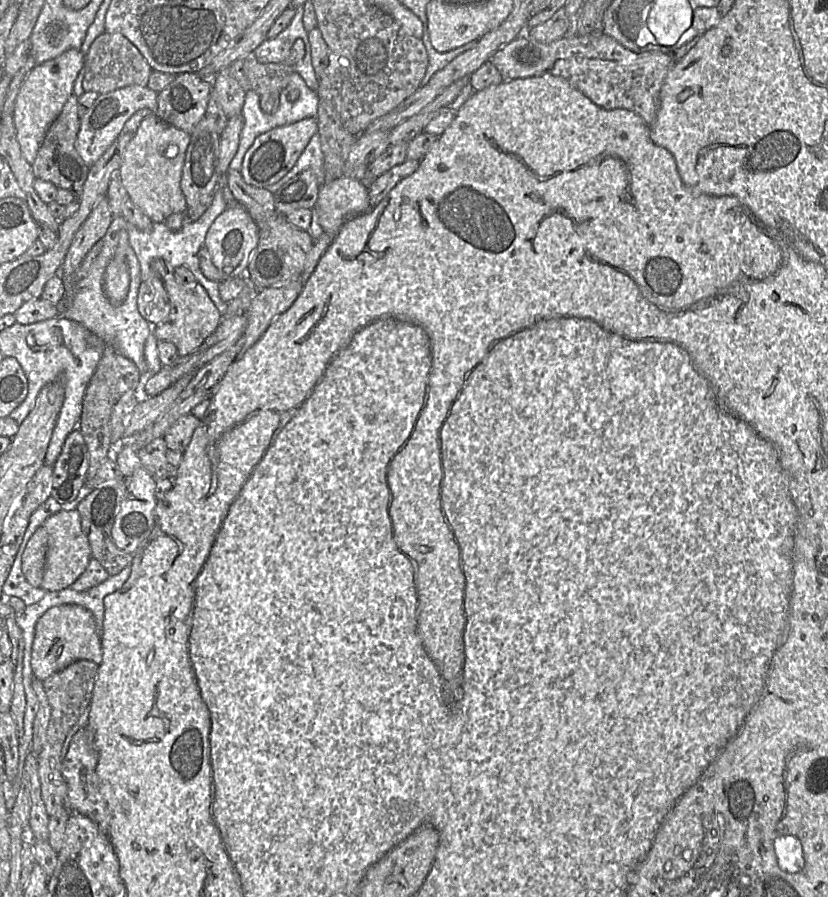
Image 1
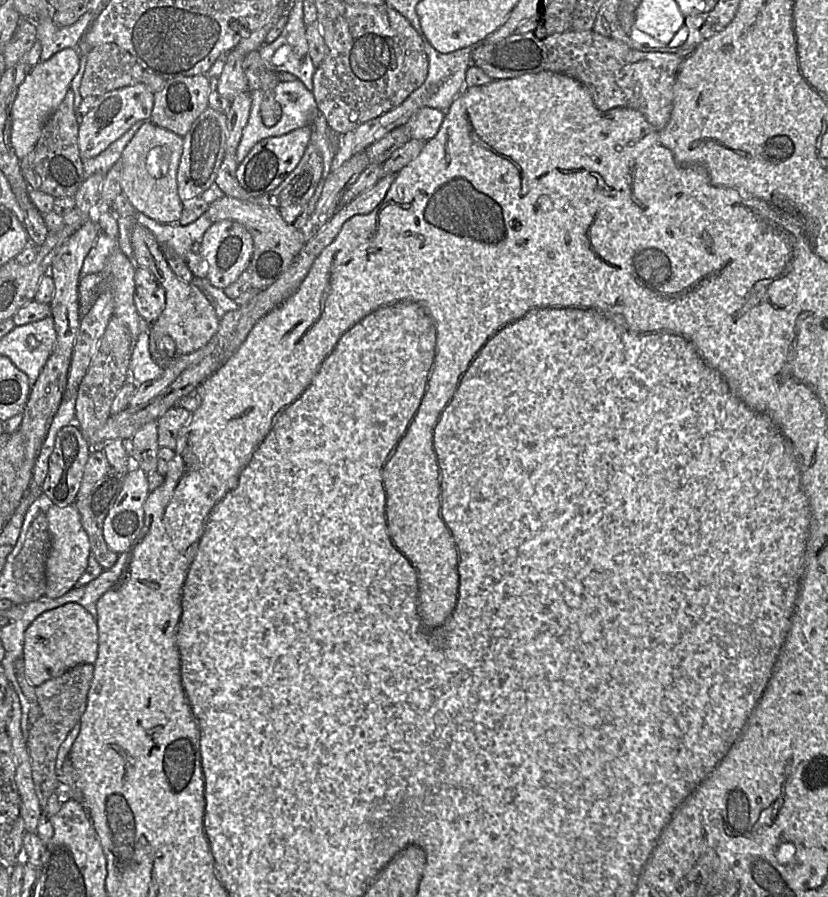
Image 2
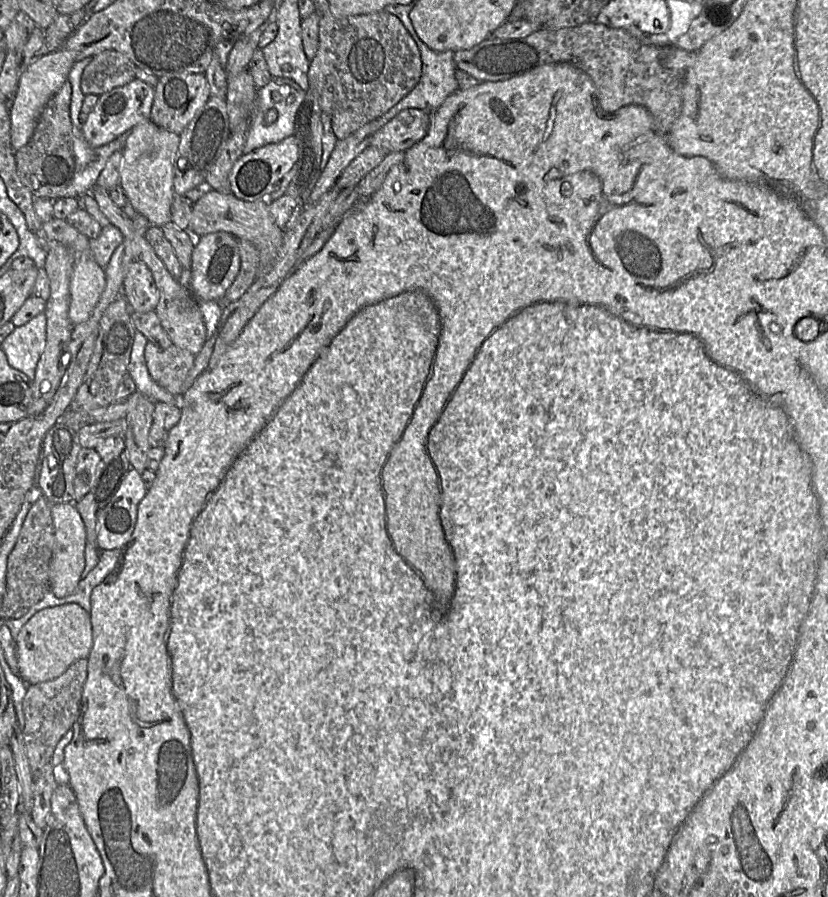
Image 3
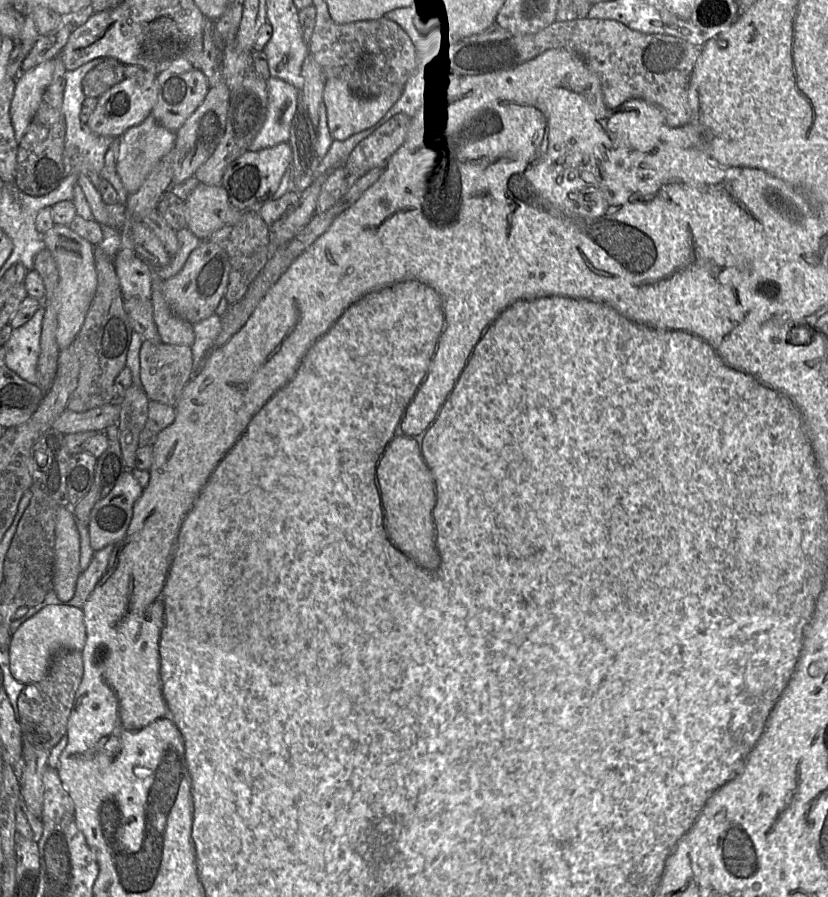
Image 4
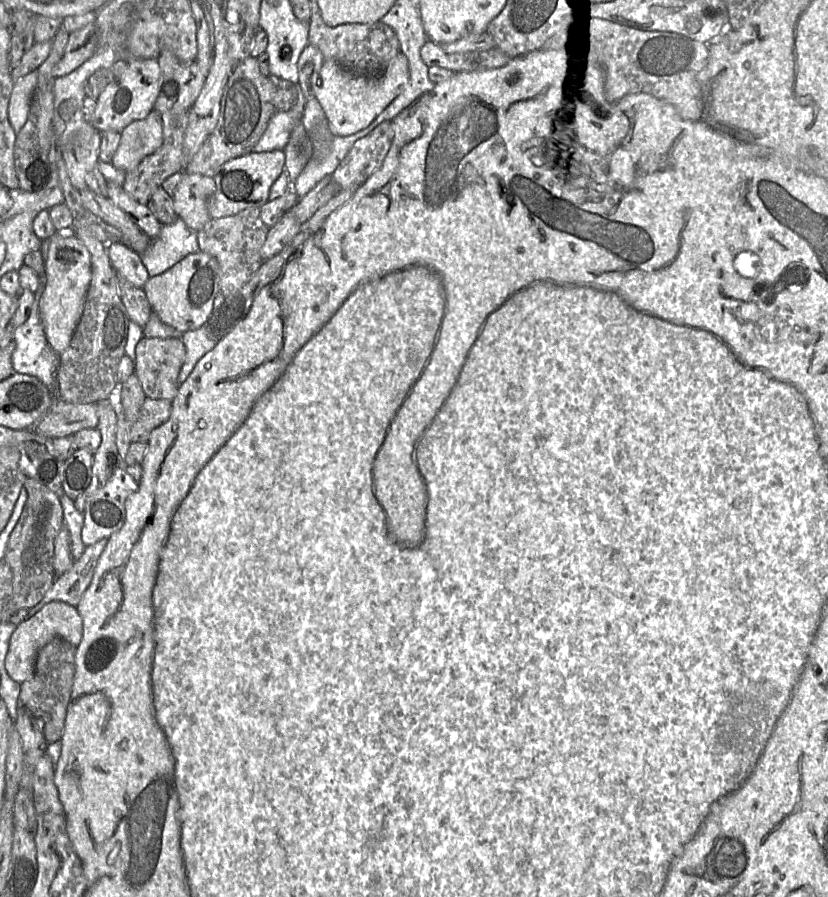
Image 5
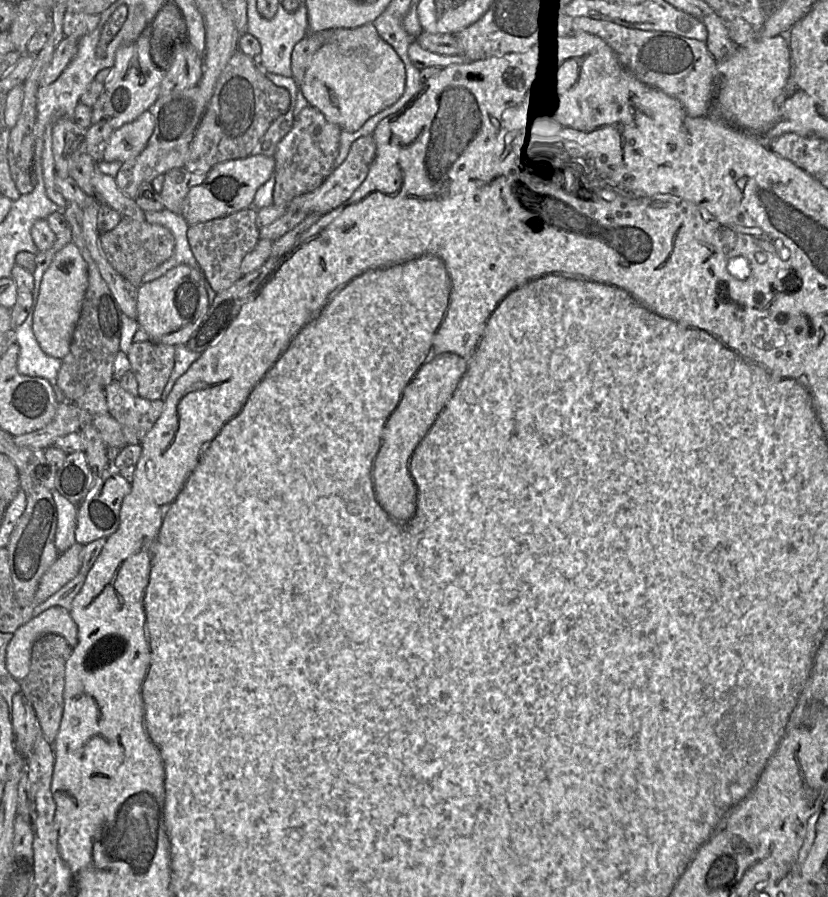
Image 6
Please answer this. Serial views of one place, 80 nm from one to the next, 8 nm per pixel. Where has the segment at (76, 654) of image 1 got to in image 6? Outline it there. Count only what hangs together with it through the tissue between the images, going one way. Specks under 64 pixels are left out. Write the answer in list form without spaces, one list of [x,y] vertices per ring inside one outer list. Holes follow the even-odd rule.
[[[50,607],[16,630],[6,651],[6,668],[14,679],[21,682],[28,675],[33,644],[47,634],[61,635],[71,647],[76,646],[78,627],[69,610]]]

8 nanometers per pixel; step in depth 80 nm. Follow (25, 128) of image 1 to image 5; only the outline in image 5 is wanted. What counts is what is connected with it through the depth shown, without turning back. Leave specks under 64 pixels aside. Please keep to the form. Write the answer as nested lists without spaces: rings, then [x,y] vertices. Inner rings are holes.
[[[35,70],[15,81],[7,109],[8,120],[15,133],[18,133],[27,121],[37,79]]]

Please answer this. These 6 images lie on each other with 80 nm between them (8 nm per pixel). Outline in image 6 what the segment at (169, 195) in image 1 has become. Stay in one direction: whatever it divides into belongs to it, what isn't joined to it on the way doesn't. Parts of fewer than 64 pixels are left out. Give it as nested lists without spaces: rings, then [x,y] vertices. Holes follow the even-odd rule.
[[[151,110],[115,129],[104,152],[105,161],[125,162],[138,156],[146,147],[155,126]]]

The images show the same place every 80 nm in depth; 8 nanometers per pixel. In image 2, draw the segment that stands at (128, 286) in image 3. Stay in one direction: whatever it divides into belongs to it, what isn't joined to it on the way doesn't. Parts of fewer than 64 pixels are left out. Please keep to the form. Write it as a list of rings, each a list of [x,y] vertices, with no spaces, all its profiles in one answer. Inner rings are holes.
[[[143,268],[135,270],[134,304],[139,316],[149,324],[157,321],[165,308],[165,292],[153,274]]]

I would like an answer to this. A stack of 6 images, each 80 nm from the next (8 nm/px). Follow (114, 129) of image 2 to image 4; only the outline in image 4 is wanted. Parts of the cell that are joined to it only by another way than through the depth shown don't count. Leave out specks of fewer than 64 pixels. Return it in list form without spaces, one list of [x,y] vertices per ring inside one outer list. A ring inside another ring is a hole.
[[[145,71],[142,76],[125,77],[101,96],[86,125],[97,135],[120,137],[127,129],[138,125],[151,114],[157,99],[157,74]]]

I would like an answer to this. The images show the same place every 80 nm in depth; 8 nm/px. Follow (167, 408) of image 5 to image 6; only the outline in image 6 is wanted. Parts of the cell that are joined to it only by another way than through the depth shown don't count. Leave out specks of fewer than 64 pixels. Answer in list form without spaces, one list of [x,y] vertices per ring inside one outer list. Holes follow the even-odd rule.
[[[114,379],[104,388],[108,413],[120,425],[128,444],[141,444],[161,416],[165,401],[148,400],[126,392]]]

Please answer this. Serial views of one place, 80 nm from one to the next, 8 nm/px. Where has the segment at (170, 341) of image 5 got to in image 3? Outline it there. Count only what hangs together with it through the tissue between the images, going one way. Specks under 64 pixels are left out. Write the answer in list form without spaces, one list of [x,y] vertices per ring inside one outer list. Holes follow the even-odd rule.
[[[149,341],[144,355],[152,379],[170,394],[181,395],[182,385],[194,365],[195,355],[175,345],[162,349]]]

